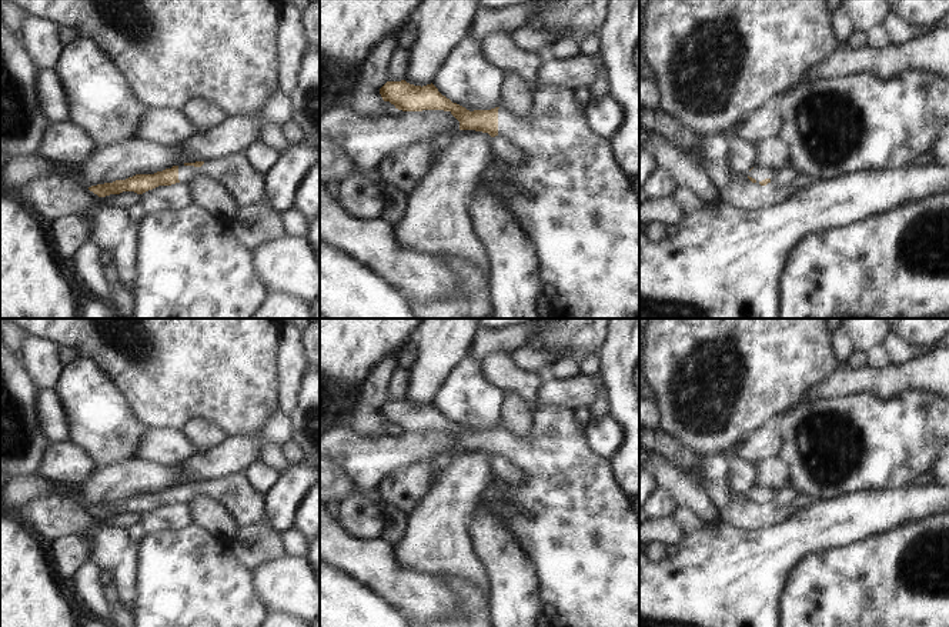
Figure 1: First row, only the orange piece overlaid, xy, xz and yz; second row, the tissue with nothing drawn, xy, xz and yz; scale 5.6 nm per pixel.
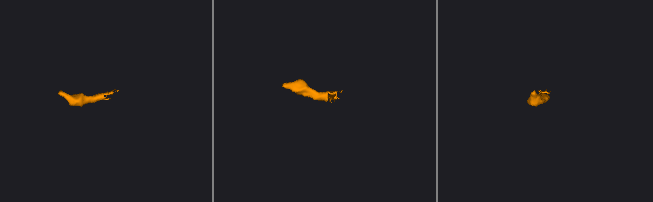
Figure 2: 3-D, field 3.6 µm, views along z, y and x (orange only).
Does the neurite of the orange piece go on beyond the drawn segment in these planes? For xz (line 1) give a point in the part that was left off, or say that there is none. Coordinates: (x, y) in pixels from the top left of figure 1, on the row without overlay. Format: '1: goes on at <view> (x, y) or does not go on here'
1: goes on at xz (570, 514)

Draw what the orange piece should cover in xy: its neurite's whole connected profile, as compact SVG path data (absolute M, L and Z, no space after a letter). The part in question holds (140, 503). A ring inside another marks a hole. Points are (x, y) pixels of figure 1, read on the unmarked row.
M244 473L228 474L215 480L184 483L154 494L136 494L126 500L91 506L88 510L98 517L120 514L123 511L143 514L158 506L171 506L176 503L187 506L197 494L205 494L217 501L230 514L238 528L268 526L264 517L264 496L248 484Z

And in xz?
M405 400L387 401L380 414L402 431L450 431L460 441L460 450L498 456L524 474L522 481L507 483L511 488L508 494L489 486L475 510L497 516L529 556L541 583L541 610L551 627L639 627L639 523L629 508L631 497L615 478L611 461L589 450L574 420L574 410L542 407L534 414L534 424L525 438L517 438L502 426L470 431L442 416L432 403L421 407Z

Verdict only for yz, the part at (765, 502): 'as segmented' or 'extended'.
extended

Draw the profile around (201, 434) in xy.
M190 420L181 427L184 437L197 448L205 451L225 438L225 434L205 420Z

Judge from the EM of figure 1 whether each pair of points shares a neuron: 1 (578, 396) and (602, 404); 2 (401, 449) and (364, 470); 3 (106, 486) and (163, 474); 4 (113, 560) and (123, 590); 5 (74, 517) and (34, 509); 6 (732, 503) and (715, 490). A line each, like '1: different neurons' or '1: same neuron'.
1: different neurons
2: same neuron
3: same neuron
4: same neuron
5: same neuron
6: same neuron

